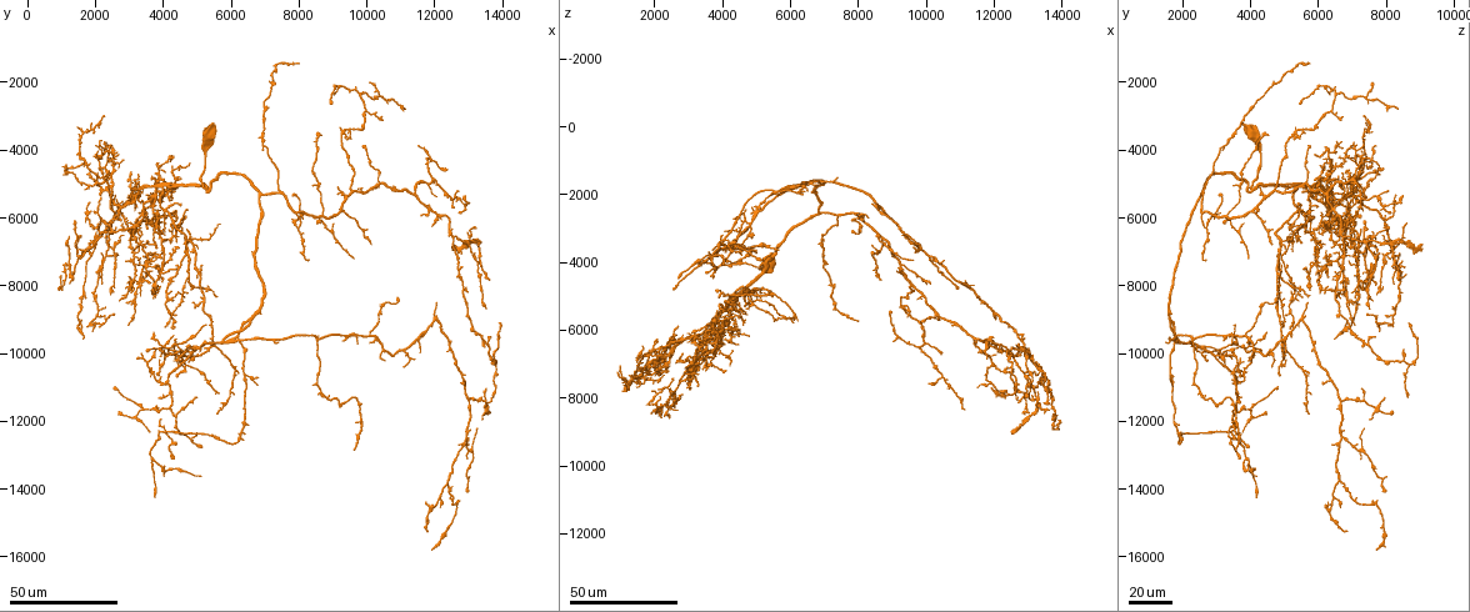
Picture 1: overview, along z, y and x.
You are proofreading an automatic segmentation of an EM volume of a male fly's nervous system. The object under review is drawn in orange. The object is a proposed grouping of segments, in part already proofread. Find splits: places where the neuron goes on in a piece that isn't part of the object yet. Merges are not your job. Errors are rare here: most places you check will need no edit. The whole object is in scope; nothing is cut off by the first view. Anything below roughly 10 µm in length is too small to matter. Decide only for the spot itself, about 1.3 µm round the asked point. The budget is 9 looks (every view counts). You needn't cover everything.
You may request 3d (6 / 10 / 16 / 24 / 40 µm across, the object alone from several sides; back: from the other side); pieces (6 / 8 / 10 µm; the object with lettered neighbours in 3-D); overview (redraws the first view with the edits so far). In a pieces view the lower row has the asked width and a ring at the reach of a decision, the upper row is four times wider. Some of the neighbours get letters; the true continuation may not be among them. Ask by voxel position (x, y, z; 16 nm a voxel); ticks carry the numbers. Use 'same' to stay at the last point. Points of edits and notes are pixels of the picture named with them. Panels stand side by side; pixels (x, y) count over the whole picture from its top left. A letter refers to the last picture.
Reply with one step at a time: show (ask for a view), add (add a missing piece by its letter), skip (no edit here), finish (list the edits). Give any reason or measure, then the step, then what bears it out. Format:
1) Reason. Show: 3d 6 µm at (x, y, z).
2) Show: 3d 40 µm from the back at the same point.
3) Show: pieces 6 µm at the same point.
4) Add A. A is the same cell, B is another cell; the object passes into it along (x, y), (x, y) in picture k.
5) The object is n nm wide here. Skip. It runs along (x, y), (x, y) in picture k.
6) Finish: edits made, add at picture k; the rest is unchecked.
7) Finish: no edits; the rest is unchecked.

Free end. Show: 3d 40 µm at (7900, 1400, 5800).

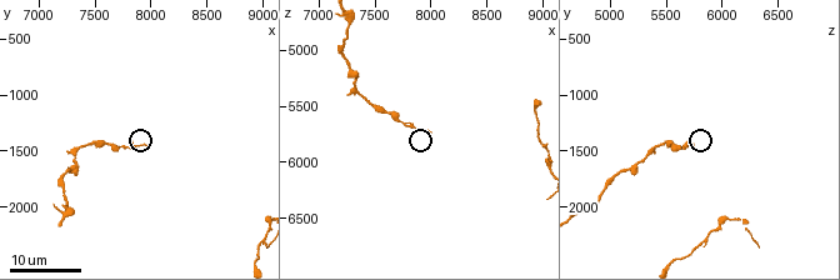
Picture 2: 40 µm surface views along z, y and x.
What lies round it. Show: pieces 6 µm at (8000, 1440, 5720).

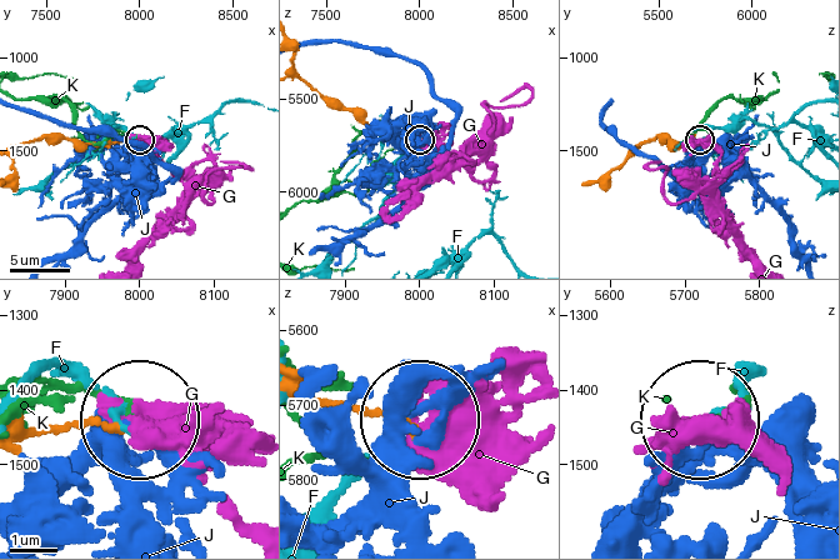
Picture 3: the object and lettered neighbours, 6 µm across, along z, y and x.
The object is 200 nm wide here. Skip. F, G, J and K are other cells; it runs along (23, 431), (139, 419) in picture 3; no lettered piece goes on from it.

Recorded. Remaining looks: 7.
Thin end. Show: 3d 24 µm at (10100, 6800, 4700).

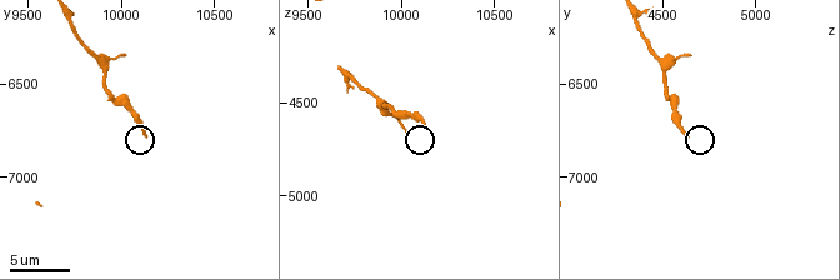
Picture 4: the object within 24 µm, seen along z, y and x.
Show: pieces 10 µm at (10140, 6760, 4640).

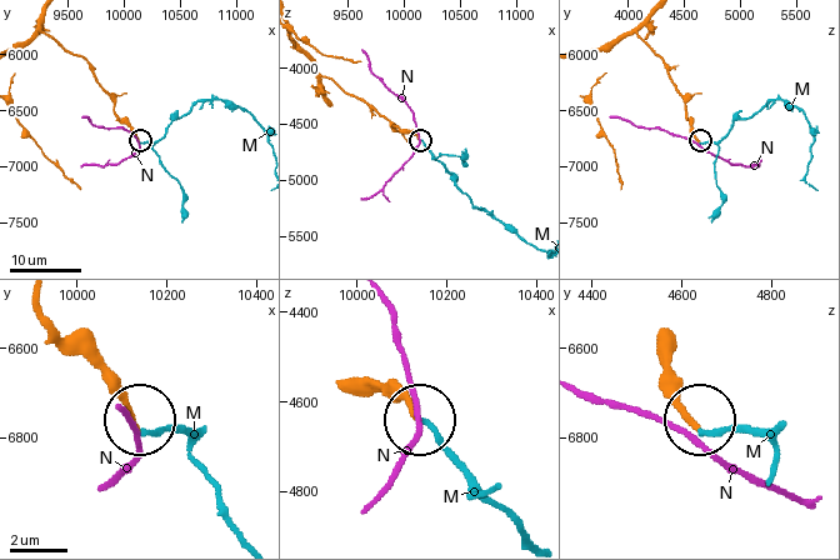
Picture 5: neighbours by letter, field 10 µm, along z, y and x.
Add M. M is the same cell, N is another cell; the neuron continues.

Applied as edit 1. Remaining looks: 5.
Show: overview.

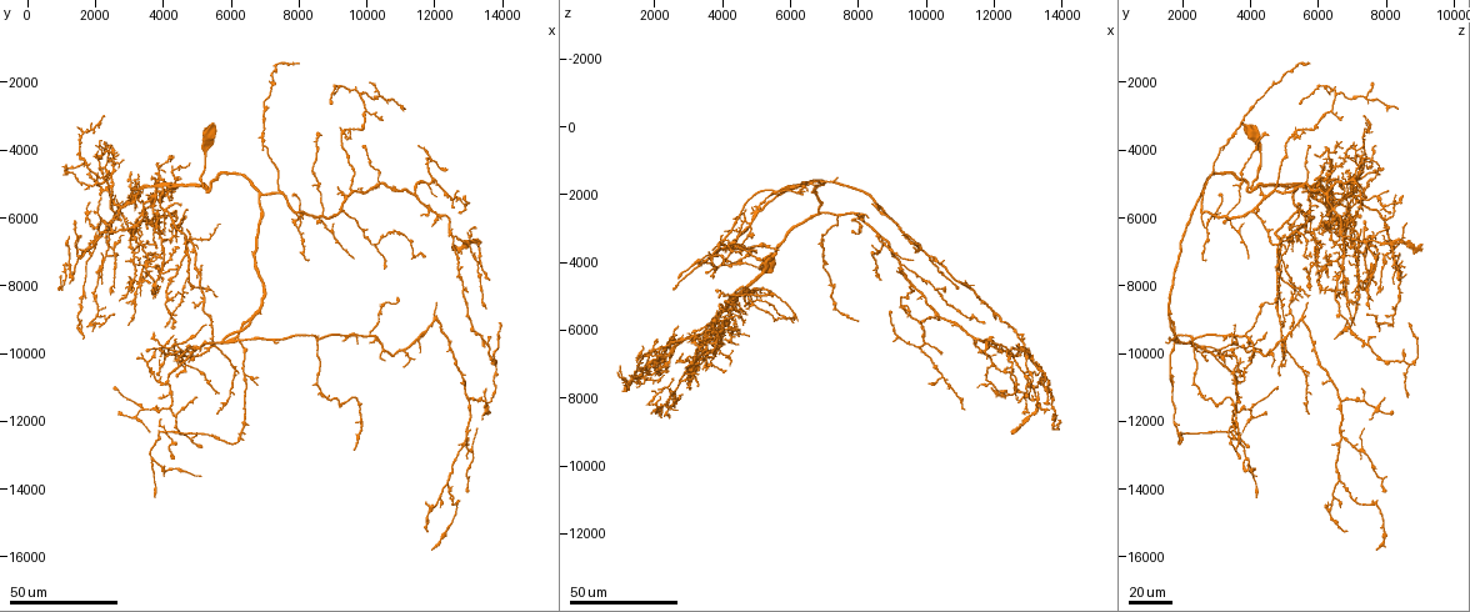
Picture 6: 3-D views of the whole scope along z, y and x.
Show: 3d 40 µm at (11700, 15200, 6800).

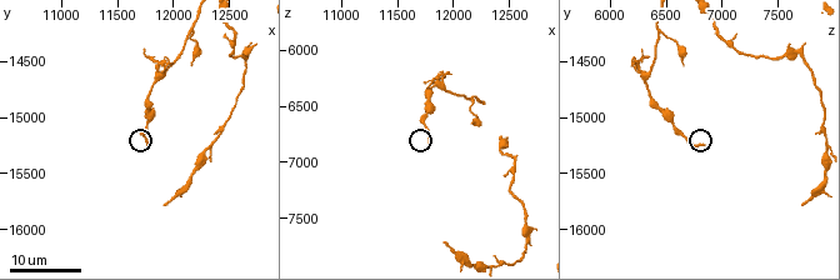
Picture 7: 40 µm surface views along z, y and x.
Show: pieces 10 µm at (11800, 15260, 6820).

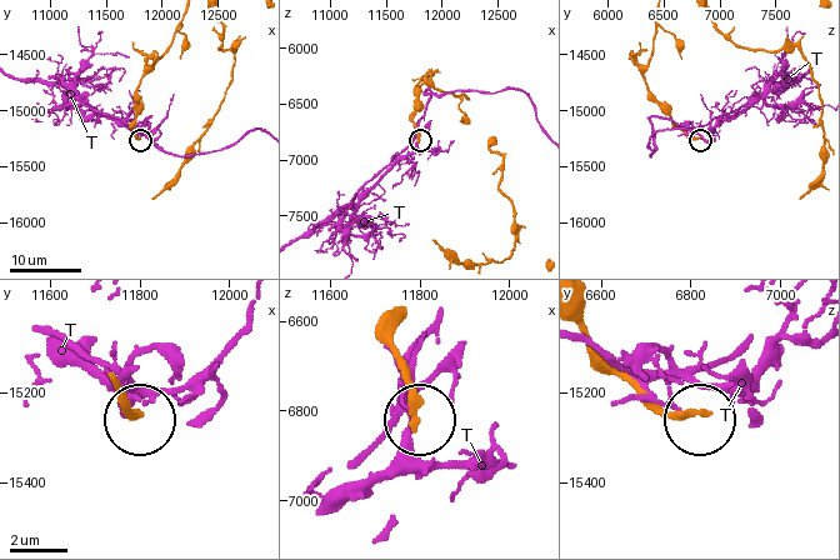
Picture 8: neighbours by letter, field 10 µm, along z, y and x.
Skip. T is another cell; it runs along (396, 330), (389, 344), (415, 388), (418, 420) in picture 8; none of them fits.

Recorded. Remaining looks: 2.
Free end. Show: 3d 40 µm at (9600, 12900, 3500).

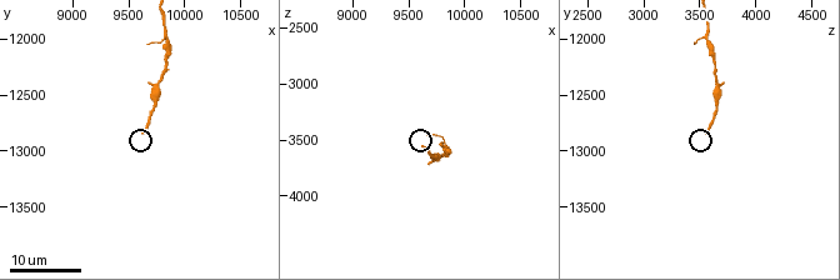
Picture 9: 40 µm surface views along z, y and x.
Show: pieces 6 µm at (9640, 12840, 3560).

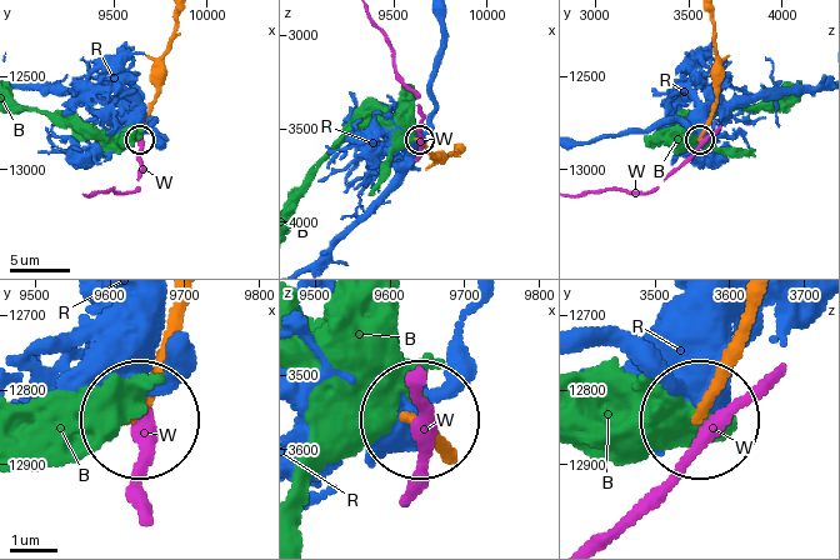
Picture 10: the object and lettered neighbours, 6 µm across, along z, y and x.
Skip. B, R and W are other cells; it runs along (189, 306), (136, 421) in picture 10; no lettered piece goes on from it.

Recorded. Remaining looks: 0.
Finish: edits made, add at picture 5; the rest is unchecked.

